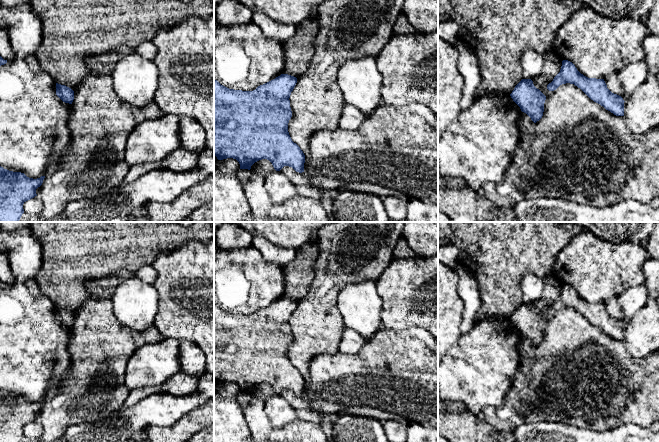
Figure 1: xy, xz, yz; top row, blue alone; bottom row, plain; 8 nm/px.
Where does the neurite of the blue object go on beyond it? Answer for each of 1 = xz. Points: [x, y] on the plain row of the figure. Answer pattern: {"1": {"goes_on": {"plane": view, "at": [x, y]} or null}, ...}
{"1": {"goes_on": null}}

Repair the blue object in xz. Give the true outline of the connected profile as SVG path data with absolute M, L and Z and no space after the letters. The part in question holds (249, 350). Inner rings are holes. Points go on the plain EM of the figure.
M281 298L253 315L242 315L229 313L214 303L214 379L217 383L236 383L240 393L248 394L255 386L267 383L276 395L289 390L296 396L304 396L305 379L288 356L292 341L289 322L296 307L296 301Z

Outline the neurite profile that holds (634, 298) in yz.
M645 284L632 286L617 297L624 325L628 324L631 318L645 306L647 300L648 293Z

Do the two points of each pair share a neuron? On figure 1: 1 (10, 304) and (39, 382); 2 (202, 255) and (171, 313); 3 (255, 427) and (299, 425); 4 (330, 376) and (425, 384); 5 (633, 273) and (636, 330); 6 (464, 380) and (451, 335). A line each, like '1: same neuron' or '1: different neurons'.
1: same neuron
2: same neuron
3: same neuron
4: same neuron
5: different neurons
6: different neurons

